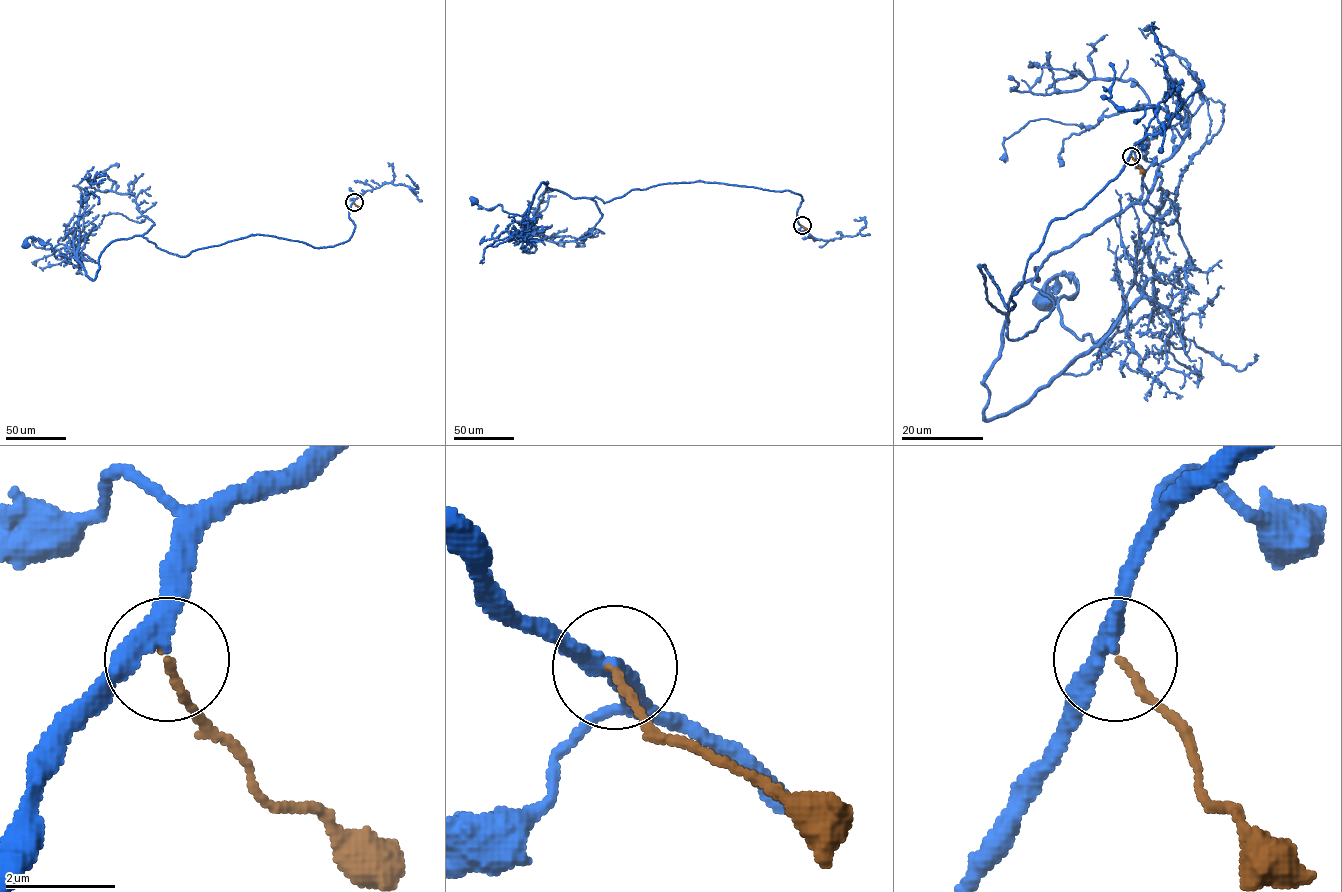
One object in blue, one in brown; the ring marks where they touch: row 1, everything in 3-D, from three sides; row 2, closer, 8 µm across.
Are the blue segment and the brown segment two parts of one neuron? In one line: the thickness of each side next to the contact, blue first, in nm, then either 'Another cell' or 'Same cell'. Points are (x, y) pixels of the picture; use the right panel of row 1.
Thickness 320 nm (blue) against 140 nm. Same cell

